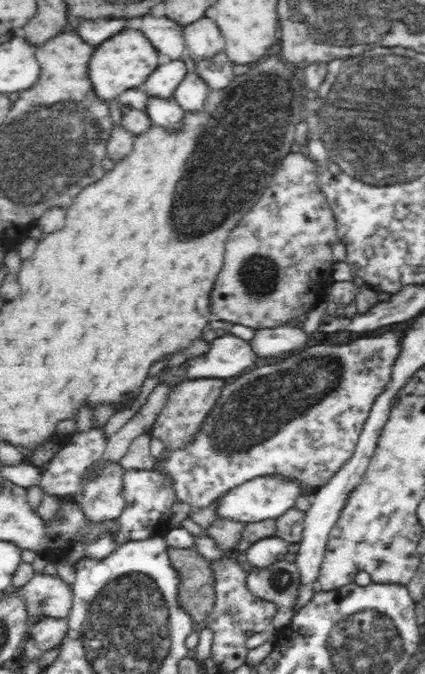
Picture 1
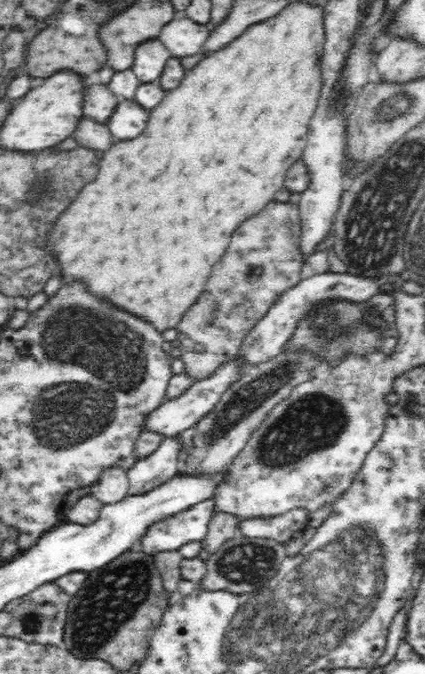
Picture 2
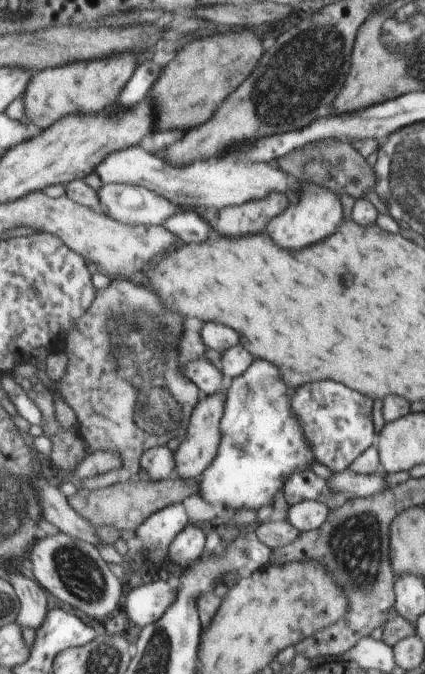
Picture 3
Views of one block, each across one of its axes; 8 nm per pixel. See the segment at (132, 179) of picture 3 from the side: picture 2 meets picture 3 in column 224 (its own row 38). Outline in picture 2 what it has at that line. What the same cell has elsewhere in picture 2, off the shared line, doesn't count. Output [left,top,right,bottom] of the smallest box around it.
[157,17,210,59]

